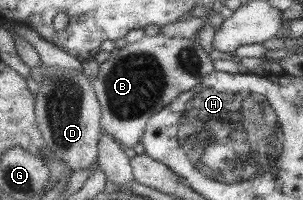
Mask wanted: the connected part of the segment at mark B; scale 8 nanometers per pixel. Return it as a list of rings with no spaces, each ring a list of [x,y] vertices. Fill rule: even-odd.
[[[160,33],[154,36],[144,34],[140,40],[126,43],[124,47],[116,49],[104,63],[100,63],[96,76],[91,80],[101,111],[99,119],[101,133],[112,135],[123,147],[132,148],[140,141],[146,120],[168,105],[172,99],[176,99],[178,93],[188,91],[194,85],[198,85],[200,79],[214,71],[212,62],[193,37],[166,37]]]

